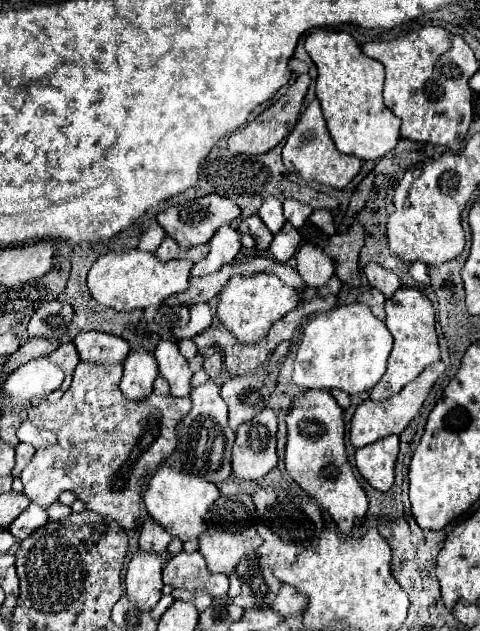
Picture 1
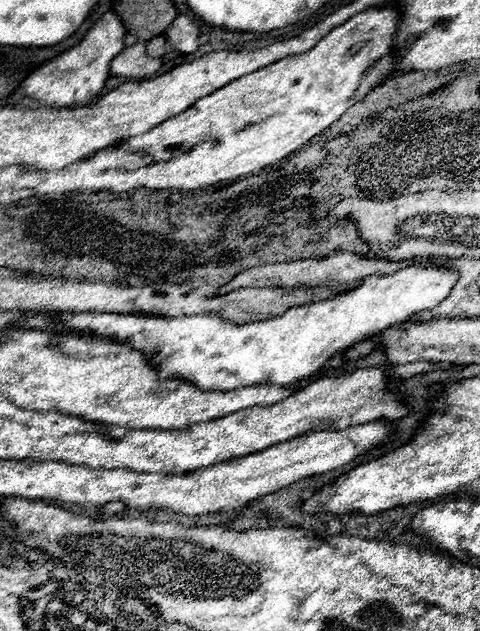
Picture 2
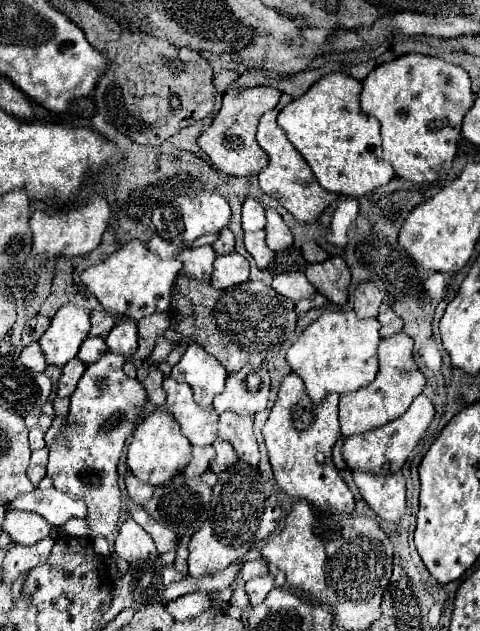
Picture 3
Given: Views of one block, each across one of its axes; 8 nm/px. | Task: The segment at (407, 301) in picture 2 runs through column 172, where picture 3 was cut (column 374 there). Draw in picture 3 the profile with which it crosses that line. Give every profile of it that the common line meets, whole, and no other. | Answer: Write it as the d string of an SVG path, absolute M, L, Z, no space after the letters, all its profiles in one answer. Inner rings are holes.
M324 312L312 322L304 334L290 346L286 360L292 372L304 380L306 392L314 404L320 404L328 394L350 394L360 386L368 386L378 374L378 344L380 324L376 318L356 318L350 312Z

